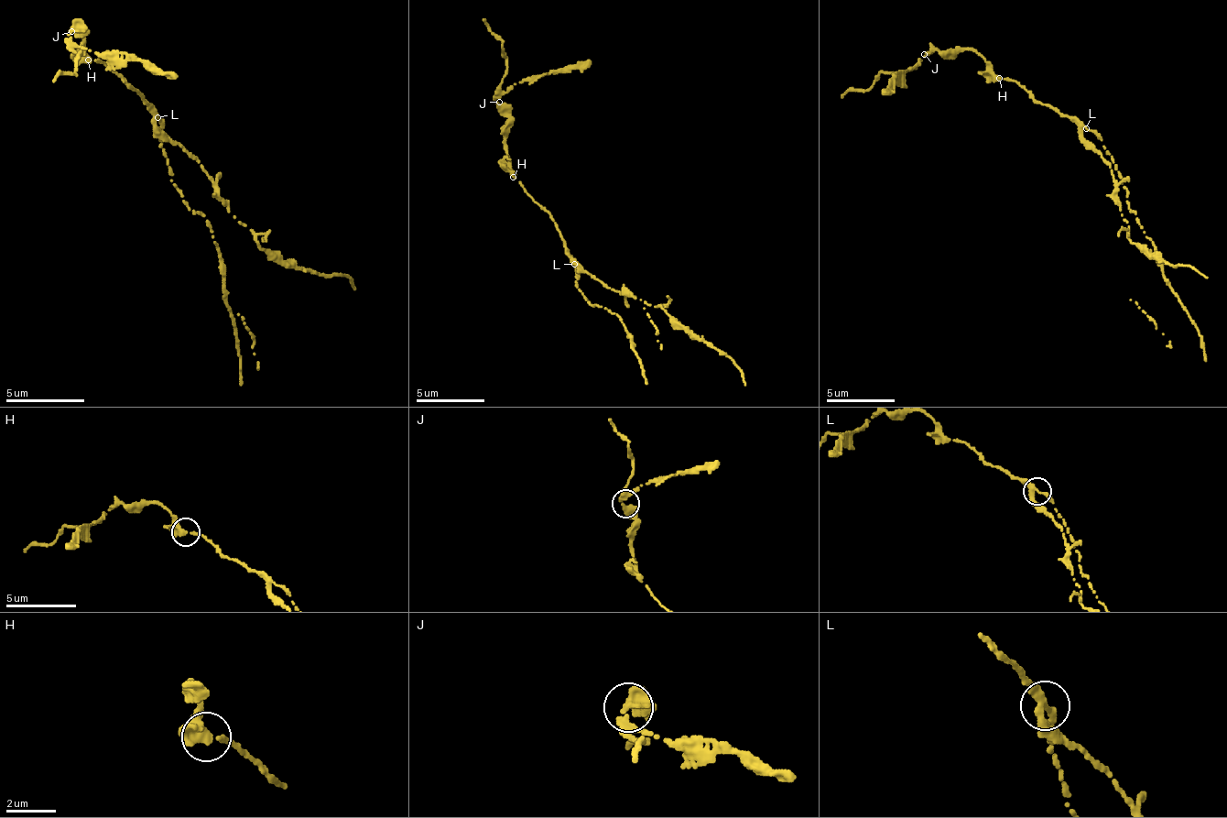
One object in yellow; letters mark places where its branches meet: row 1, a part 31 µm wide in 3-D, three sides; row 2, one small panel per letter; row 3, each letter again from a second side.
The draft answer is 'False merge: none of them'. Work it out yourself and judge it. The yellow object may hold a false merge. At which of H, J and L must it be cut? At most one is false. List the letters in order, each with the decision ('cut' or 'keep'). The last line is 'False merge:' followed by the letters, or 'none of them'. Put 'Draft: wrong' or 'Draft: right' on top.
Draft: wrong
H: keep
J: keep
L: cut
False merge: L

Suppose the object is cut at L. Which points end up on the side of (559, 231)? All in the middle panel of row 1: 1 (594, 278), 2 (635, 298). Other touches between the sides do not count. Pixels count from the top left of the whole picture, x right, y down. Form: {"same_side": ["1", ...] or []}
{"same_side": ["1", "2"]}

